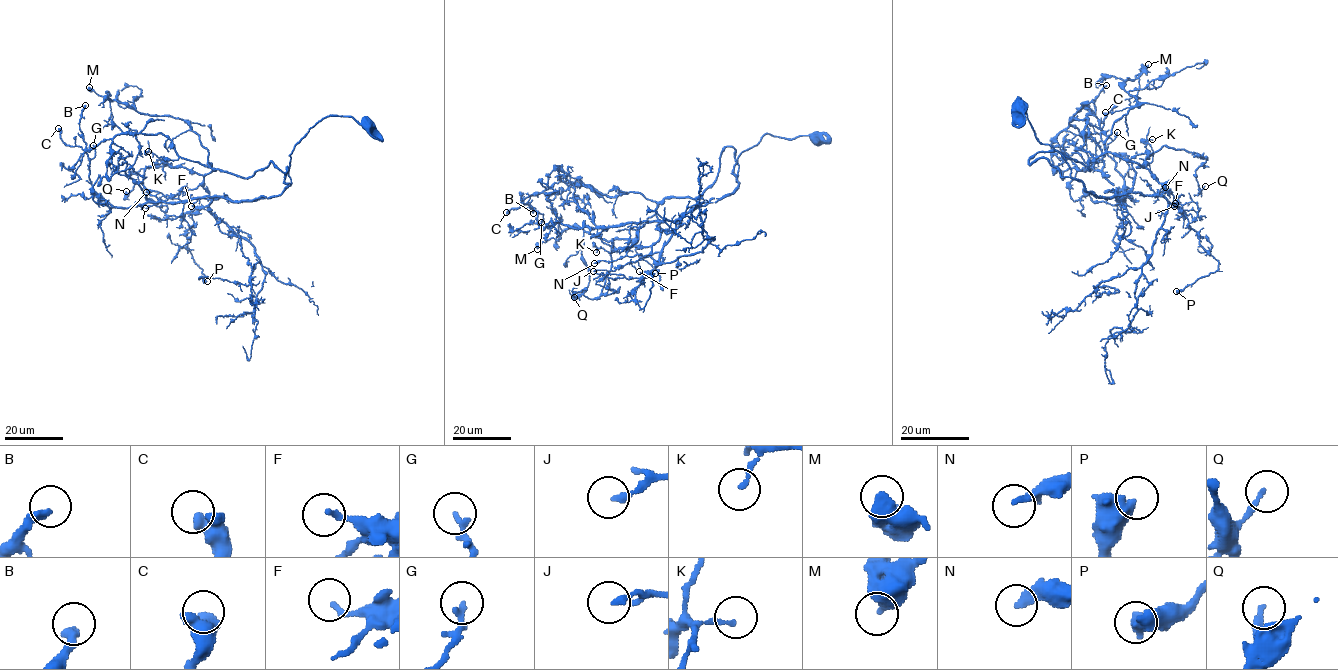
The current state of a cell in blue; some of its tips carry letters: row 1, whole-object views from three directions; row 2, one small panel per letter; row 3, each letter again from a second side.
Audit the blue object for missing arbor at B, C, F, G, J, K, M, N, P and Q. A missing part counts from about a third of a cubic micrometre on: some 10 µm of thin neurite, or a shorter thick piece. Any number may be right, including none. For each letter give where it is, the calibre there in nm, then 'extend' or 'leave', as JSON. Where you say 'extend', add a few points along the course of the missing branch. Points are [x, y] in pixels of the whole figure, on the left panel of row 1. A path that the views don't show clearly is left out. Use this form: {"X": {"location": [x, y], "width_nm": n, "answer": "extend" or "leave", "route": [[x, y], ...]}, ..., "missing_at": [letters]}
{"B": {"location": [85, 105], "width_nm": 340, "answer": "extend"}, "C": {"location": [58, 128], "width_nm": 400, "answer": "leave"}, "F": {"location": [191, 206], "width_nm": 200, "answer": "leave"}, "G": {"location": [93, 145], "width_nm": 200, "answer": "leave"}, "J": {"location": [145, 208], "width_nm": 200, "answer": "extend"}, "K": {"location": [148, 151], "width_nm": 170, "answer": "leave"}, "M": {"location": [89, 87], "width_nm": 400, "answer": "extend"}, "N": {"location": [146, 192], "width_nm": 280, "answer": "leave"}, "P": {"location": [207, 281], "width_nm": 550, "answer": "leave"}, "Q": {"location": [126, 191], "width_nm": 240, "answer": "leave"}, "missing_at": ["B", "J", "M"]}

